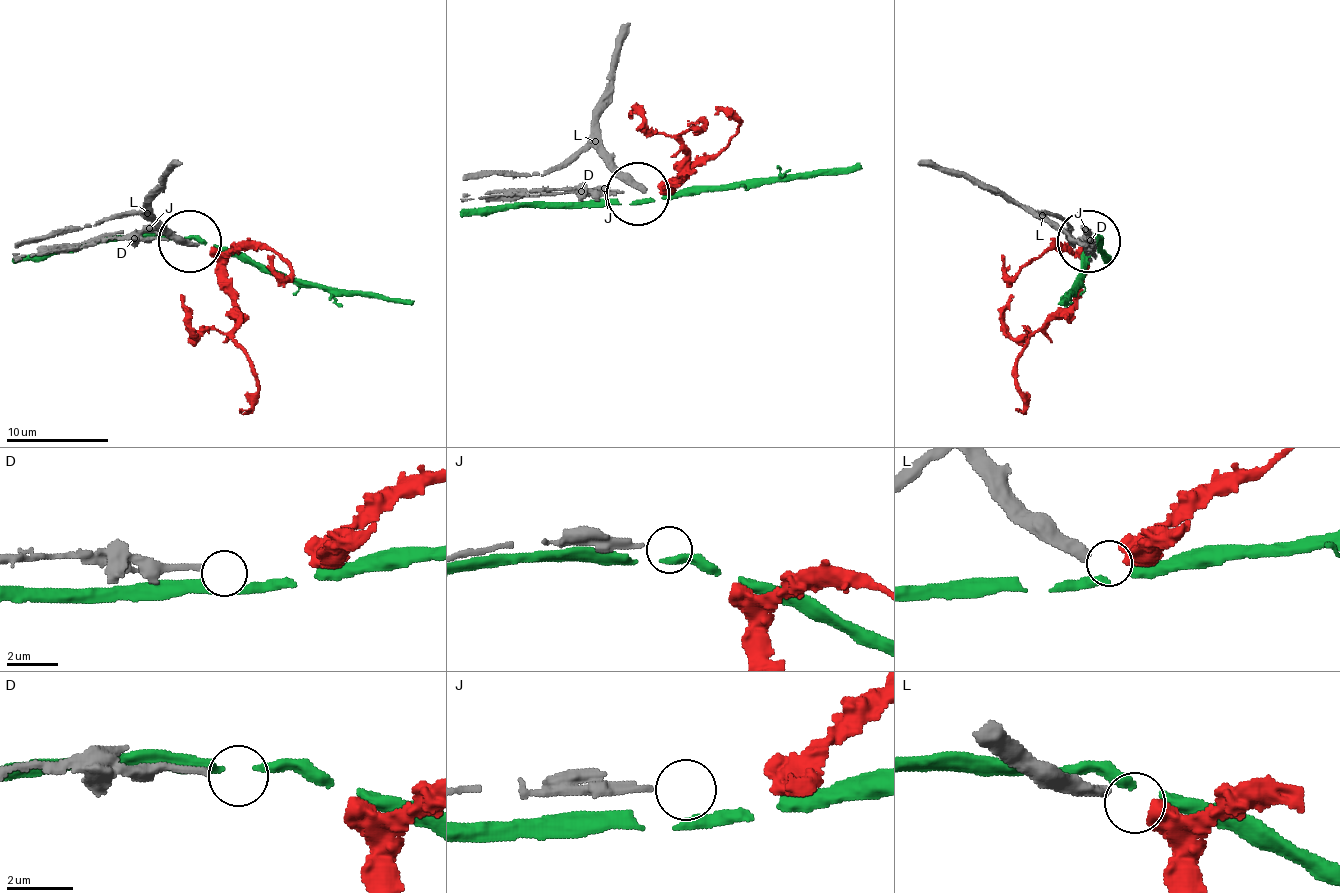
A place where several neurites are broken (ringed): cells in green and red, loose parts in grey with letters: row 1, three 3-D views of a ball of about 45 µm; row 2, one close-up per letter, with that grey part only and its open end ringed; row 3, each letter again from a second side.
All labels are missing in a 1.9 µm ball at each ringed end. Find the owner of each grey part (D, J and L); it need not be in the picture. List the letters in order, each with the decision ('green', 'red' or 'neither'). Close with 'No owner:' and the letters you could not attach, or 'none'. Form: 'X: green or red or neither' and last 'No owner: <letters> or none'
D: neither
J: neither
L: red
No owner: D, J

